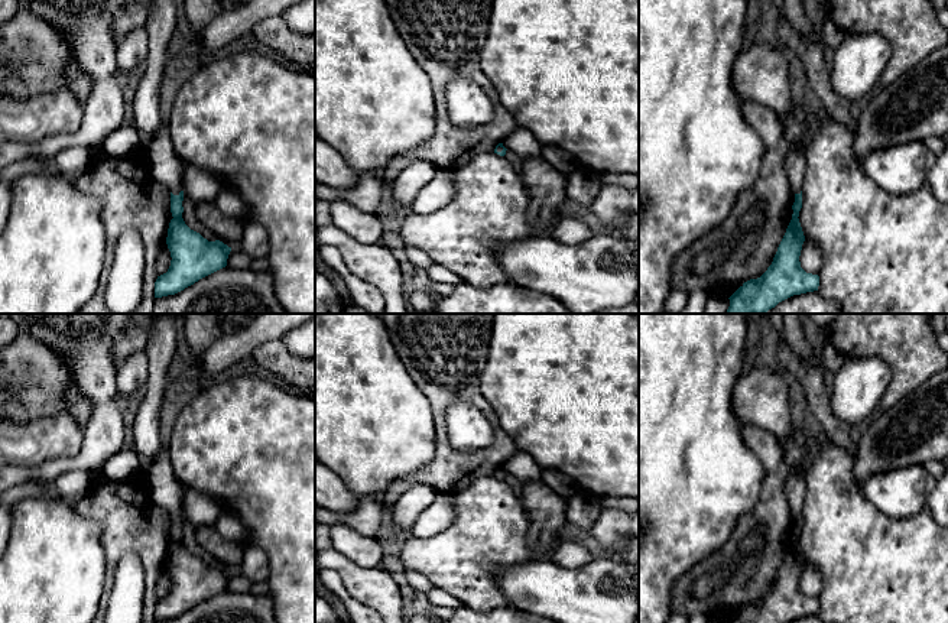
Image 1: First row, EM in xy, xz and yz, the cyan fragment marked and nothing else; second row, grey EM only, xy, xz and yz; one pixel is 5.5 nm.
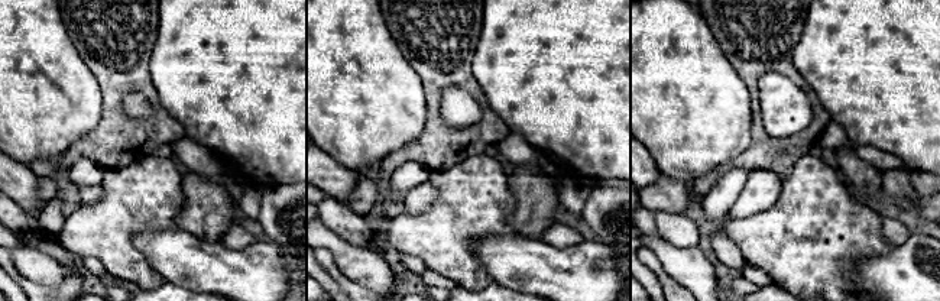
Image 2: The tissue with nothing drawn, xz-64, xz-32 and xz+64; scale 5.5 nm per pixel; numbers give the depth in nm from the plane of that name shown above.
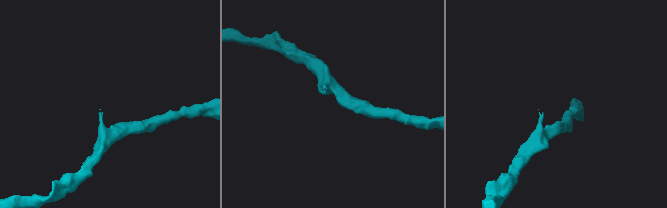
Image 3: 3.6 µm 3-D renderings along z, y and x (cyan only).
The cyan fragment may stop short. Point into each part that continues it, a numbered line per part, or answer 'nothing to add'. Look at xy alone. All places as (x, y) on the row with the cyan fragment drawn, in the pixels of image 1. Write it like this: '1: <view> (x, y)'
1: xy (166, 168)

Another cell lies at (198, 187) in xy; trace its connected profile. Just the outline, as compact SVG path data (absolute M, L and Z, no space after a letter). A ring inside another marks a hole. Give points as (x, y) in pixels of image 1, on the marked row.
M186 165L182 176L184 197L192 204L214 202L217 195L225 186L223 179L201 168Z

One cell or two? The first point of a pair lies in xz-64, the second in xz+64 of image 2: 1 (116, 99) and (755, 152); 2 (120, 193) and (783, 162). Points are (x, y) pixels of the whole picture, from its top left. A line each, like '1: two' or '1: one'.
1: one
2: two

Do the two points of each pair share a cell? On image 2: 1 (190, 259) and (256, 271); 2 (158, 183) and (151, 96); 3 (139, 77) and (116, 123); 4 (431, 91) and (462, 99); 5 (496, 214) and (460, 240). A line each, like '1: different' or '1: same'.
1: same
2: different
3: same
4: different
5: same

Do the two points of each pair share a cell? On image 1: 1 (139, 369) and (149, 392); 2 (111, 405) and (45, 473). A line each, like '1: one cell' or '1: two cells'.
1: two cells
2: one cell

